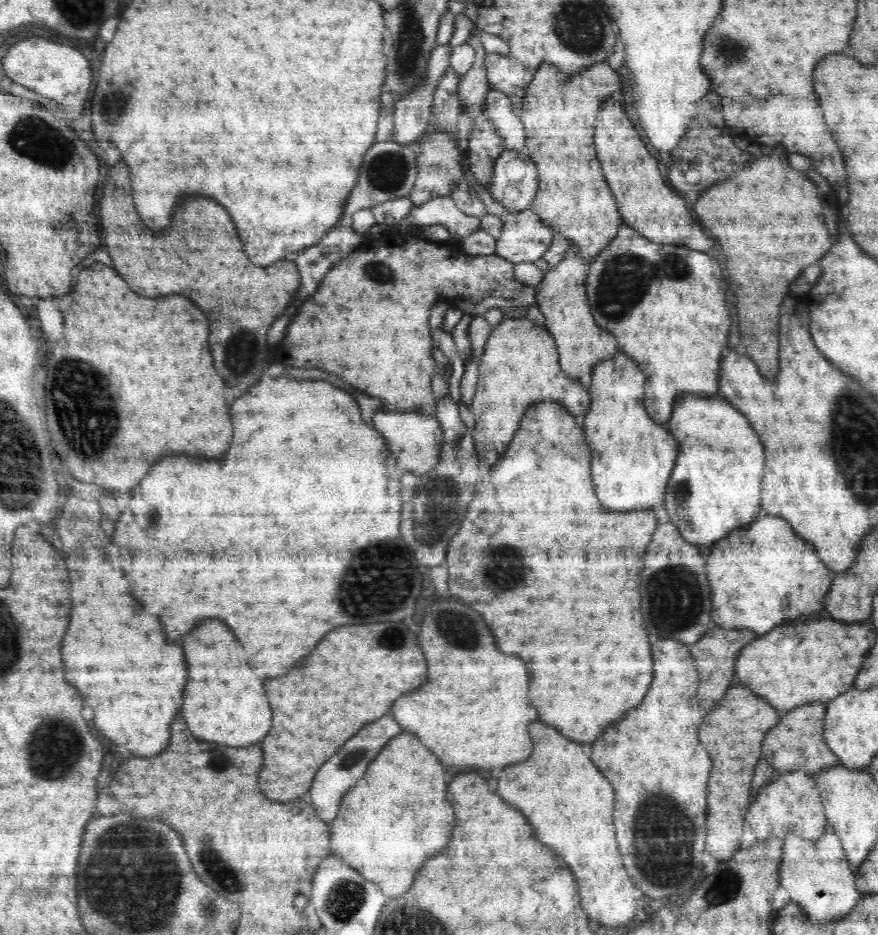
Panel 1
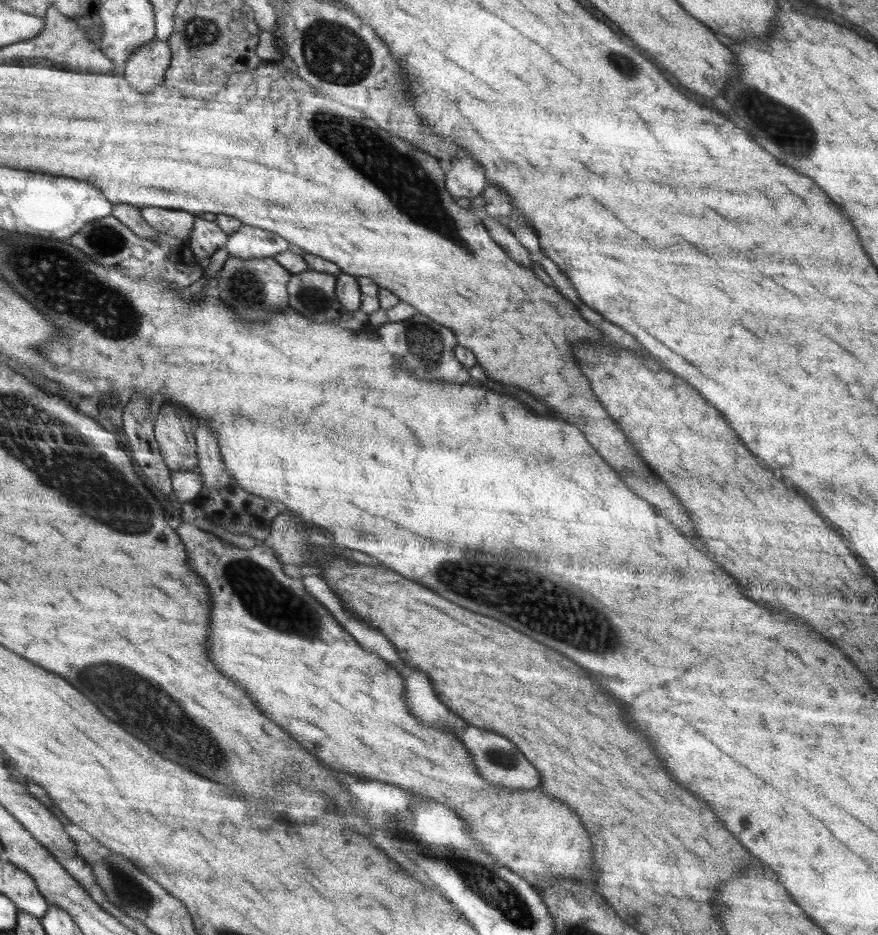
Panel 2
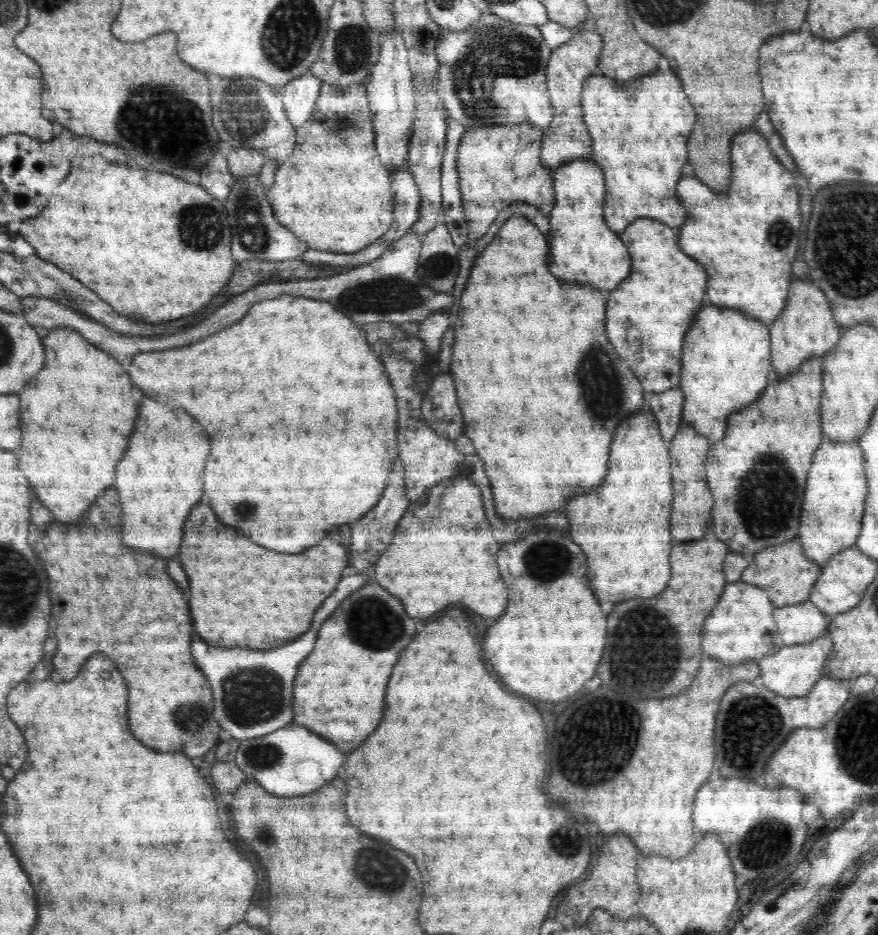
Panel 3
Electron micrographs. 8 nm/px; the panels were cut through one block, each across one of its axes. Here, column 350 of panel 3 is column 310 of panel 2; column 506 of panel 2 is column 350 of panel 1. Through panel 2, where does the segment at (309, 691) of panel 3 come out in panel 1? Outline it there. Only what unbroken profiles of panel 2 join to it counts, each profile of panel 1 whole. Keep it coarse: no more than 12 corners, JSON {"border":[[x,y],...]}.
{"border":[[392,738],[331,820],[392,898],[450,842],[440,760]]}

